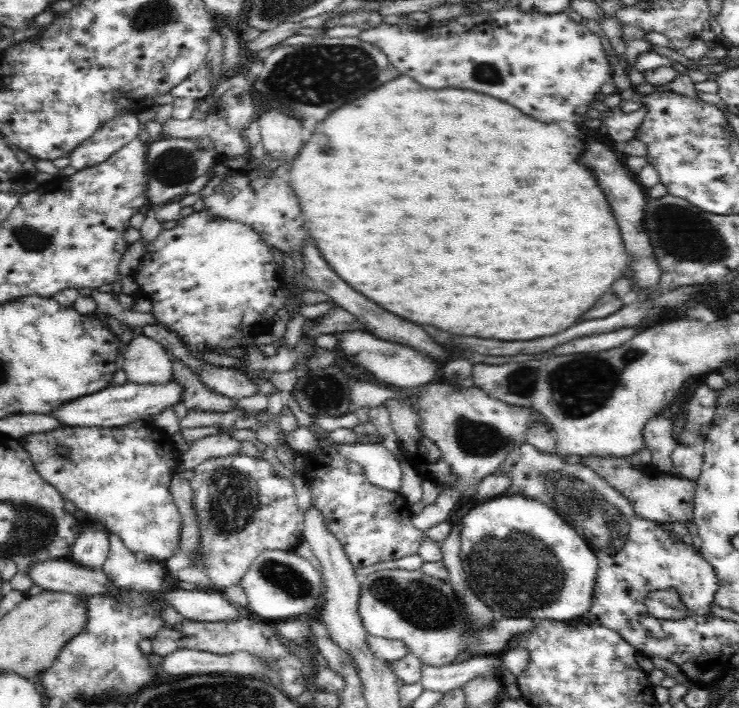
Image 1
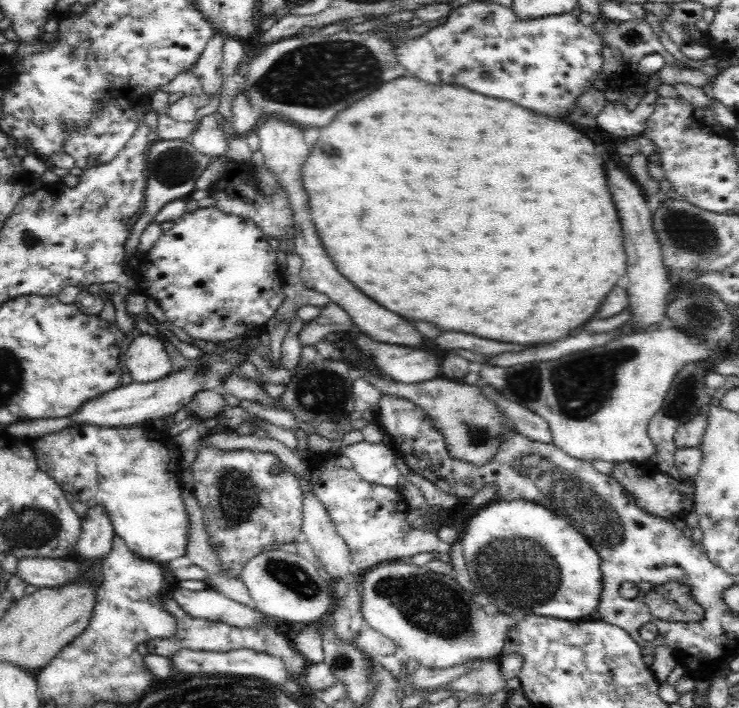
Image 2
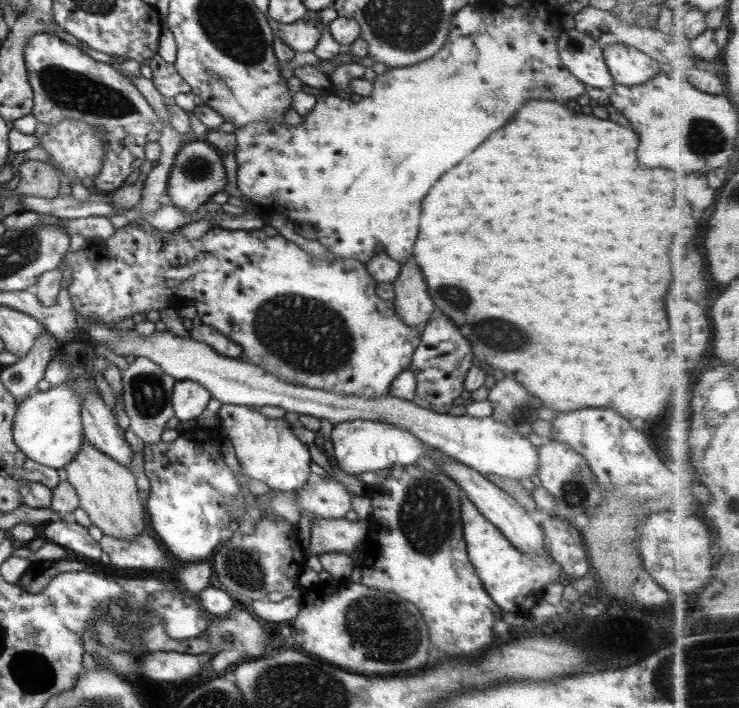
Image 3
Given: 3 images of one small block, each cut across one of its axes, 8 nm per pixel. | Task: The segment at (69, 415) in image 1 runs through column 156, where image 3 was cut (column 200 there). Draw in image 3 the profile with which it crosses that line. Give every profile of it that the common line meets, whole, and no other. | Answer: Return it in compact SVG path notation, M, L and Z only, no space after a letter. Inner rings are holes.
M191 380L176 381L173 386L171 403L175 417L180 421L189 421L202 415L211 394L197 382Z

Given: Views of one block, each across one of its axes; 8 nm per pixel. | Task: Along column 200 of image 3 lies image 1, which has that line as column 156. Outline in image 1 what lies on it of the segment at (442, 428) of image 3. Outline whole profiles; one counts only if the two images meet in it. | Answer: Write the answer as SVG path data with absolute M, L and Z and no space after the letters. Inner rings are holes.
M137 335L121 356L119 366L134 384L166 384L173 380L171 355L152 338Z

